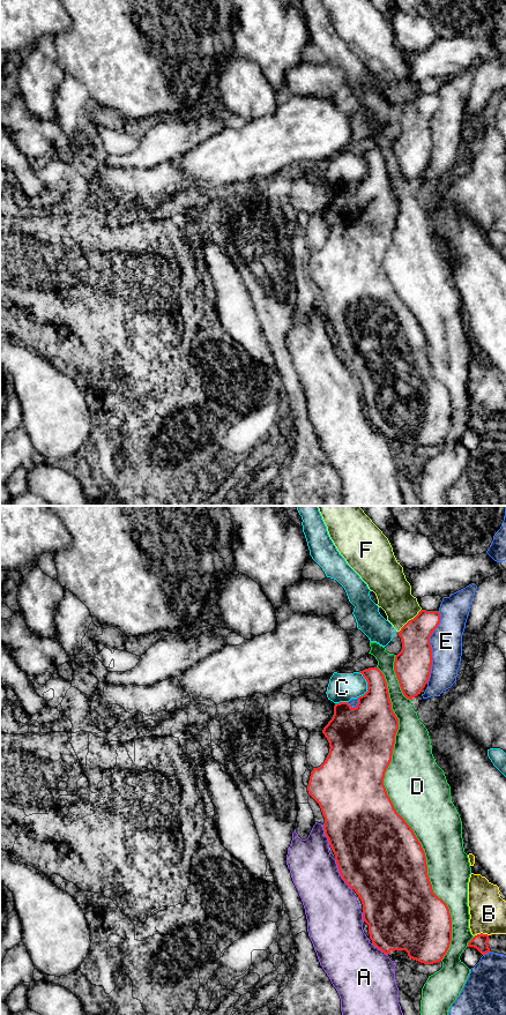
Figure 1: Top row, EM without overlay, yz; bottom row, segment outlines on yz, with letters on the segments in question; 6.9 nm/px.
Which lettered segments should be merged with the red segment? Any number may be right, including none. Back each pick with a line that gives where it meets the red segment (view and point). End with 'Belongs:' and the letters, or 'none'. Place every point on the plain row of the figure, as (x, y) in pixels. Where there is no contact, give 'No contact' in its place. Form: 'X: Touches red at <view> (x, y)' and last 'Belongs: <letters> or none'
Belongs: none

